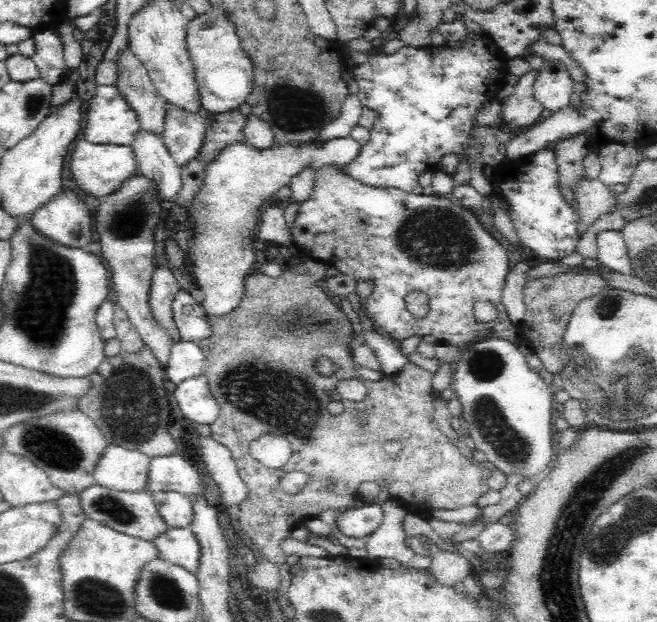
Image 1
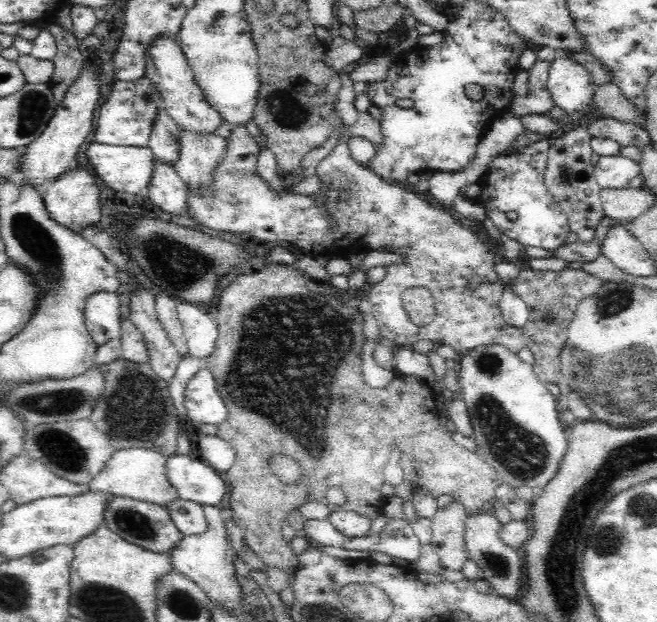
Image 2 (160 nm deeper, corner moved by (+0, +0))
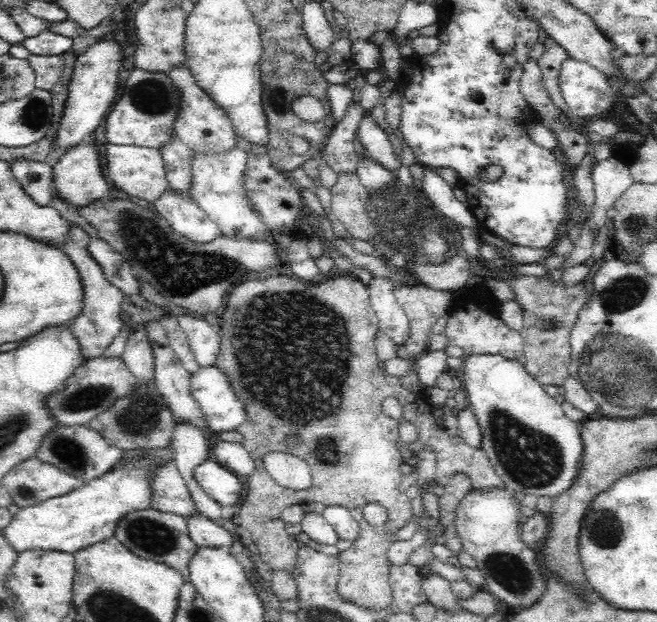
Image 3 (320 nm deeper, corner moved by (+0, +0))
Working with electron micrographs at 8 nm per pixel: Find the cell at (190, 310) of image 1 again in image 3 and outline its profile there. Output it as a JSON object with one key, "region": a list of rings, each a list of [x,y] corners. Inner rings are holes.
{"region":[[[185,311],[178,314],[177,320],[185,332],[189,347],[199,366],[214,365],[221,339],[218,328],[211,326],[204,320],[203,316],[194,318],[194,316],[189,316],[189,313]]]}

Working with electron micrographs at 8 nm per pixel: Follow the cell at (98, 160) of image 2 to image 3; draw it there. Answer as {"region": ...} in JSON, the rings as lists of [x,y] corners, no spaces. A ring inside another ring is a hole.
{"region":[[[106,144],[104,146],[104,160],[106,160],[108,176],[112,178],[114,186],[124,190],[132,198],[138,198],[152,204],[169,186],[159,149]]]}

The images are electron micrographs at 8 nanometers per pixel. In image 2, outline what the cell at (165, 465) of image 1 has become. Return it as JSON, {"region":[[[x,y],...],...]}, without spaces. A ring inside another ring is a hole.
{"region":[[[182,453],[167,457],[165,477],[178,497],[203,506],[216,506],[226,492],[225,482],[210,466]]]}

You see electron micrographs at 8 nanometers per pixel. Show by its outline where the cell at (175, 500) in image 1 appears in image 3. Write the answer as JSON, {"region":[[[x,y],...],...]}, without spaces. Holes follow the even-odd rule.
{"region":[[[194,513],[185,516],[188,535],[196,546],[224,546],[230,548],[233,538],[218,522]]]}

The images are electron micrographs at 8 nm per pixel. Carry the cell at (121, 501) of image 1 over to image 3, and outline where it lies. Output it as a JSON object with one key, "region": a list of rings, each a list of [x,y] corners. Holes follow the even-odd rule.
{"region":[[[148,507],[126,513],[117,522],[115,538],[123,542],[134,554],[142,558],[168,563],[182,572],[184,581],[189,581],[187,566],[192,554],[198,548],[188,535],[188,526],[183,516],[171,512],[165,513]]]}

